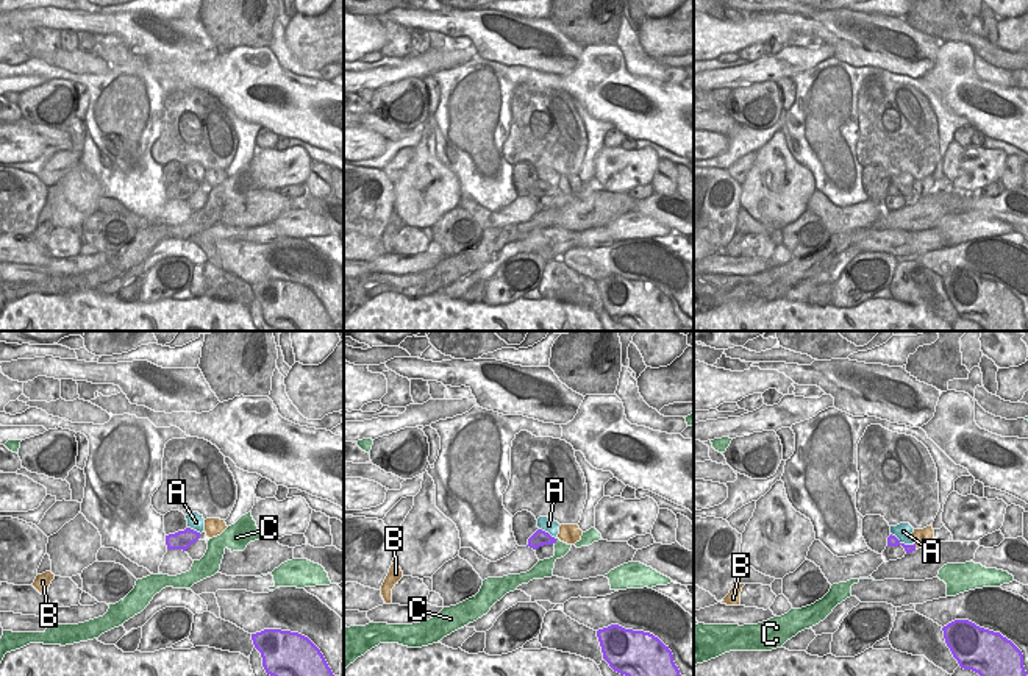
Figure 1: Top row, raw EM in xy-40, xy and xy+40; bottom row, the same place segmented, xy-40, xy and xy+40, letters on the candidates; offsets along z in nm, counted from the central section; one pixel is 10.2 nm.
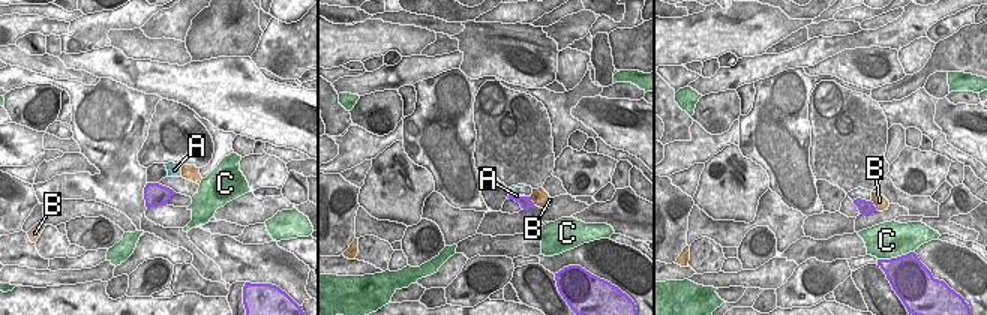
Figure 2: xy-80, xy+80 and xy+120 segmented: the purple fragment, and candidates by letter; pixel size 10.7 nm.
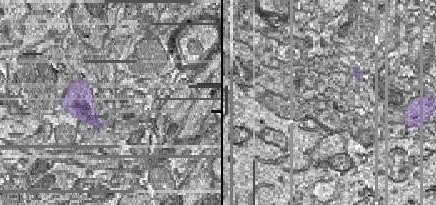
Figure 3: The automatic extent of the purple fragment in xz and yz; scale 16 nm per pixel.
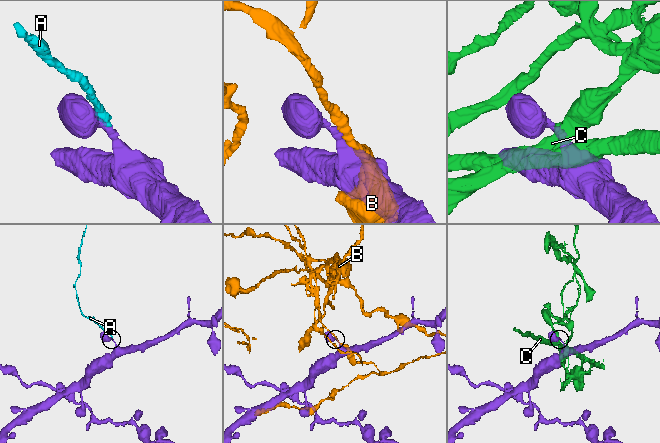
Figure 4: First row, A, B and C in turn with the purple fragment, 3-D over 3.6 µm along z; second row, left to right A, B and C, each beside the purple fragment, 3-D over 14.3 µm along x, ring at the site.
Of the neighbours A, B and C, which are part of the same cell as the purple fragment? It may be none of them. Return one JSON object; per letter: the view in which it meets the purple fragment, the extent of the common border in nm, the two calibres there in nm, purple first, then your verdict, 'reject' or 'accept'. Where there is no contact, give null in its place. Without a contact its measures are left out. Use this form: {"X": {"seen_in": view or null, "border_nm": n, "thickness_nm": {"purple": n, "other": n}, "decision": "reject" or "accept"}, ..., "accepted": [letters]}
{"A": {"seen_in": "xy+40", "border_nm": 280, "thickness_nm": {"purple": 120, "other": 190}, "decision": "reject"}, "B": {"seen_in": "xy+40", "border_nm": 80, "thickness_nm": {"purple": 120, "other": 190}, "decision": "reject"}, "C": {"seen_in": "xy", "border_nm": 70, "thickness_nm": {"purple": 160, "other": 140}, "decision": "reject"}, "accepted": []}

